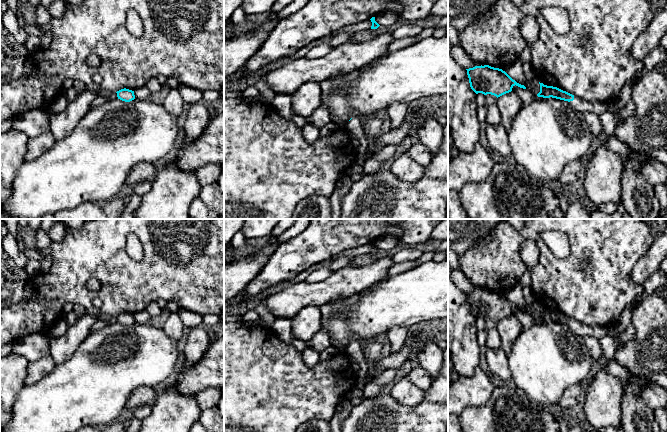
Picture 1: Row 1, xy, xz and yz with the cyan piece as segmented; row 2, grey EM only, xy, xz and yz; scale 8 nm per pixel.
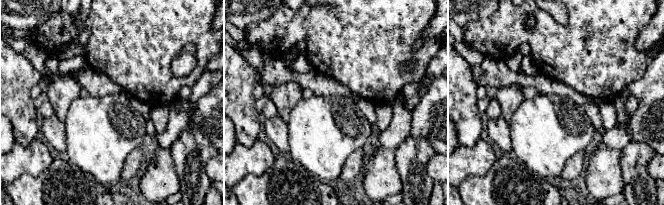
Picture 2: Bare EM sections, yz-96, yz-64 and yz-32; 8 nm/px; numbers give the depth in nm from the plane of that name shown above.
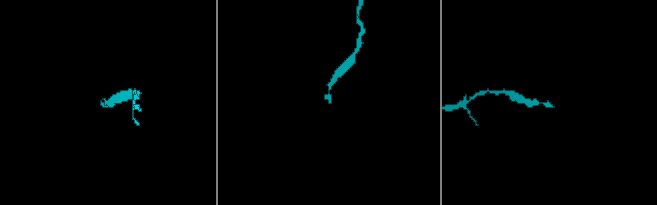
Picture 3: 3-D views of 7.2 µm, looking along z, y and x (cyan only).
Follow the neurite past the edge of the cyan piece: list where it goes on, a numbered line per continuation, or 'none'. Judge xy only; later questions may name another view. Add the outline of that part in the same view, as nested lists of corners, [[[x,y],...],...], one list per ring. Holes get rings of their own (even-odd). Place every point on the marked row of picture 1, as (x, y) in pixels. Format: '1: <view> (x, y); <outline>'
none

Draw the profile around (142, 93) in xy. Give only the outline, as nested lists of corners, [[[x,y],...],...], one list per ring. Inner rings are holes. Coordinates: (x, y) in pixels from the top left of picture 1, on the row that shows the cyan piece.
[[[146,86],[140,87],[134,90],[135,98],[138,100],[148,100],[151,96],[151,92],[148,90]]]

